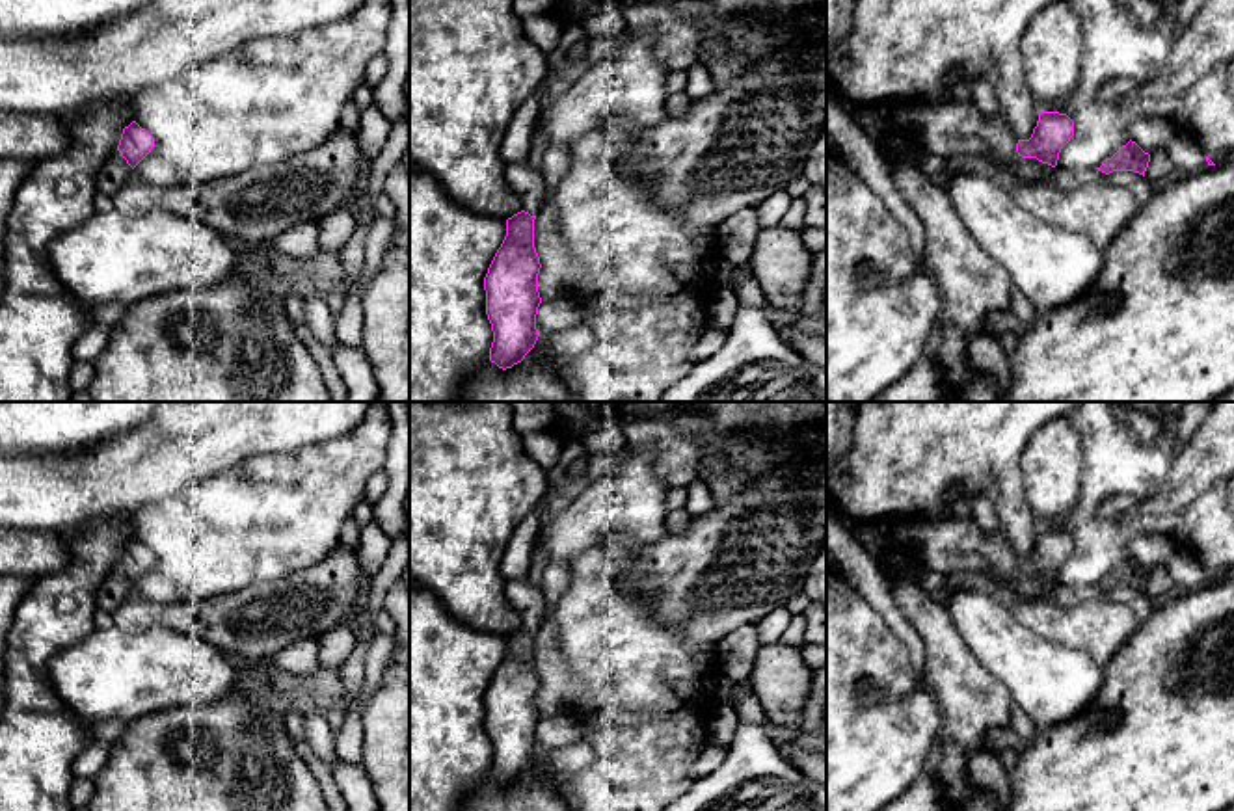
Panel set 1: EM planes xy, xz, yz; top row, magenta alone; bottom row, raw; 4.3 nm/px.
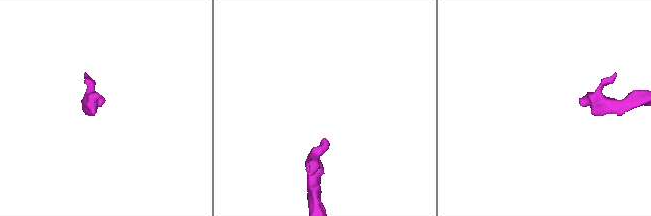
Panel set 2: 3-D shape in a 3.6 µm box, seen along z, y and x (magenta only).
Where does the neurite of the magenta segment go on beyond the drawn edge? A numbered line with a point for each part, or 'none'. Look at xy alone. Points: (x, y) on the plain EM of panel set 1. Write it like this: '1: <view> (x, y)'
1: xy (114, 590)

